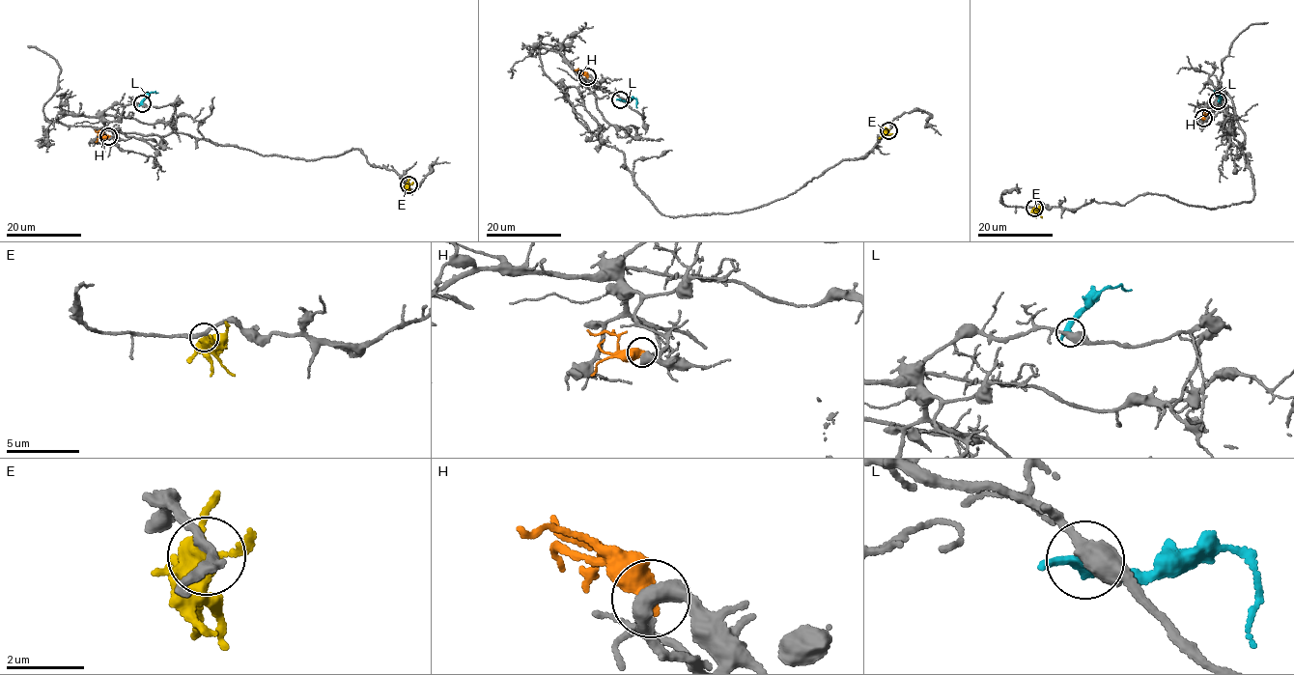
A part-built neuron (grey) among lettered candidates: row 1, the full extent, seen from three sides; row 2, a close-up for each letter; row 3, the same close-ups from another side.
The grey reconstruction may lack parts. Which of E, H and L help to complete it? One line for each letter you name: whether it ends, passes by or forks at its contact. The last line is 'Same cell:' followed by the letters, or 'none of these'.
H: it ends
Same cell: H

